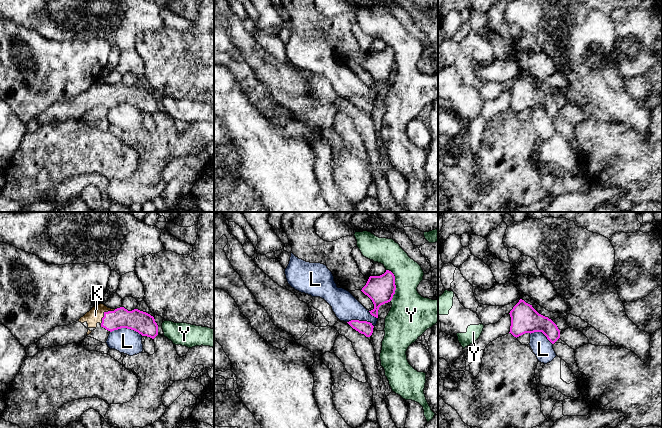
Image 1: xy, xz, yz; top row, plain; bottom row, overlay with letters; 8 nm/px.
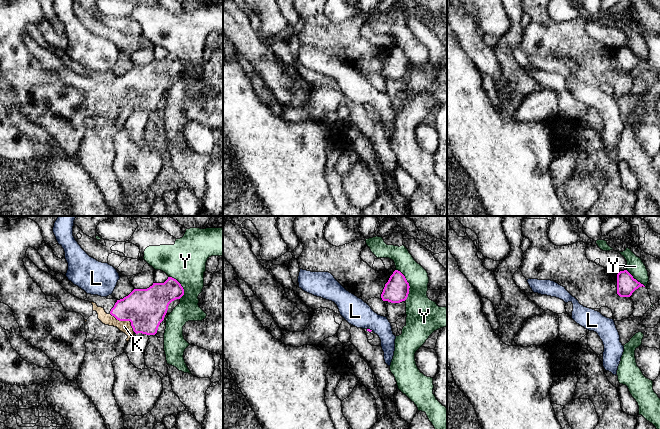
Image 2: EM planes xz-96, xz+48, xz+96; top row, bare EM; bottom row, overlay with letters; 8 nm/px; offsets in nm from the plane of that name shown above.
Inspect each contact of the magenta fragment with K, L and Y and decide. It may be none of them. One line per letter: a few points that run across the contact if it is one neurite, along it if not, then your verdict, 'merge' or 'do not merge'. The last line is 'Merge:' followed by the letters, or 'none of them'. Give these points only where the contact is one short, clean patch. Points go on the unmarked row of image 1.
K: line xy (120, 94), (109, 94), (104, 89), (95, 91); merge
L: line xy (110, 107), (130, 104), (142, 111); do not merge
Y: do not merge
Merge: K

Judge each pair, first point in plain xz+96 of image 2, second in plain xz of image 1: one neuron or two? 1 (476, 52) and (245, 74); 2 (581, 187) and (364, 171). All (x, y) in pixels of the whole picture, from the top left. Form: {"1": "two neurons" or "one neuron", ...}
{"1": "two neurons", "2": "one neuron"}

